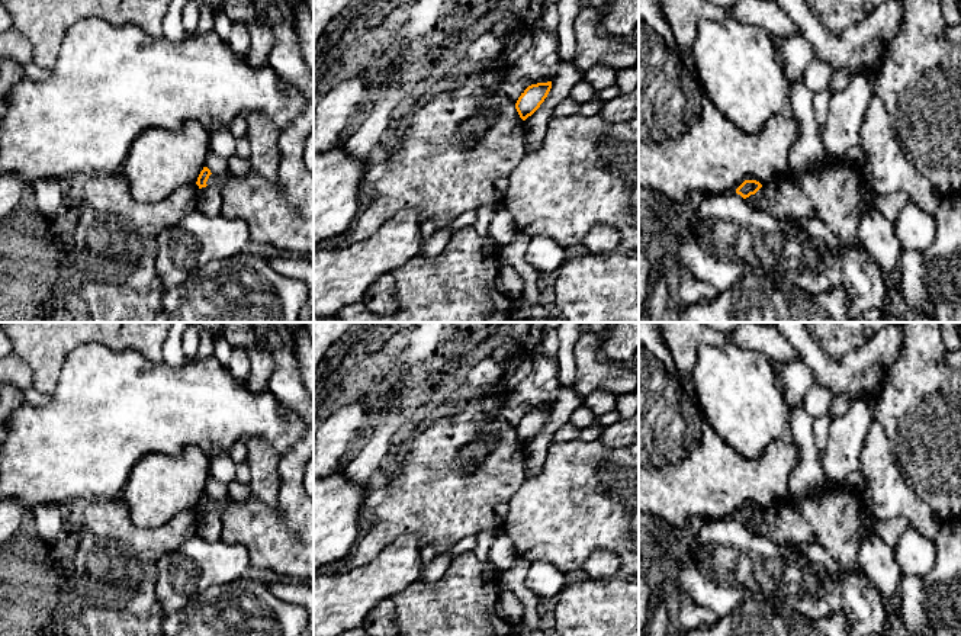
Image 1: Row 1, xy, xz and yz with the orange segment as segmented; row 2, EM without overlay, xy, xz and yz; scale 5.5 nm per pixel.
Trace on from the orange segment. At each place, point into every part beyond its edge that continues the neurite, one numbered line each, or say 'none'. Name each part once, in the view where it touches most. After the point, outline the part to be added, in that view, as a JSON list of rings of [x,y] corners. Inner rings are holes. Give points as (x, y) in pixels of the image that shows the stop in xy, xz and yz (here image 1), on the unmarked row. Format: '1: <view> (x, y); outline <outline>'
none

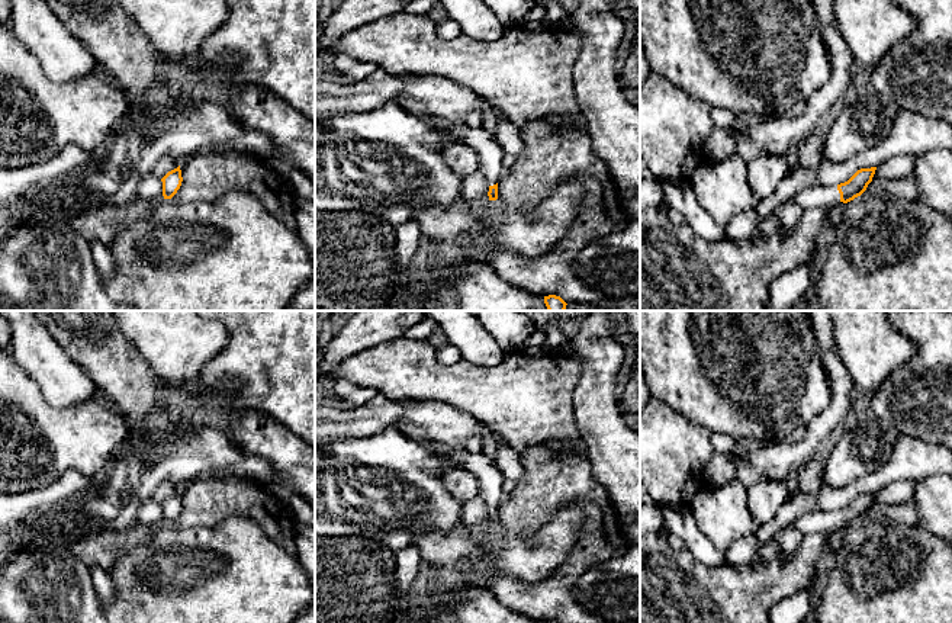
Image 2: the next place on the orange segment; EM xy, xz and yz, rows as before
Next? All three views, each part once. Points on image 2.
1: yz (816, 522); outline [[[813,511],[797,517],[789,526],[803,534],[820,533],[840,527],[837,511]]]

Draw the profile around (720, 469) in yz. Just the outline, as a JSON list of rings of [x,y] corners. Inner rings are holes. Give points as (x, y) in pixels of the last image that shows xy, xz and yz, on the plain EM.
[[[714,453],[702,471],[704,484],[720,486],[736,479],[734,457],[730,455]]]

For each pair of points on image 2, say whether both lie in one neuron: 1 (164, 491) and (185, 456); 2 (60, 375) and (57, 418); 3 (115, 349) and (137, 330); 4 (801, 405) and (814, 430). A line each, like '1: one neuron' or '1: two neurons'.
1: two neurons
2: two neurons
3: two neurons
4: two neurons

